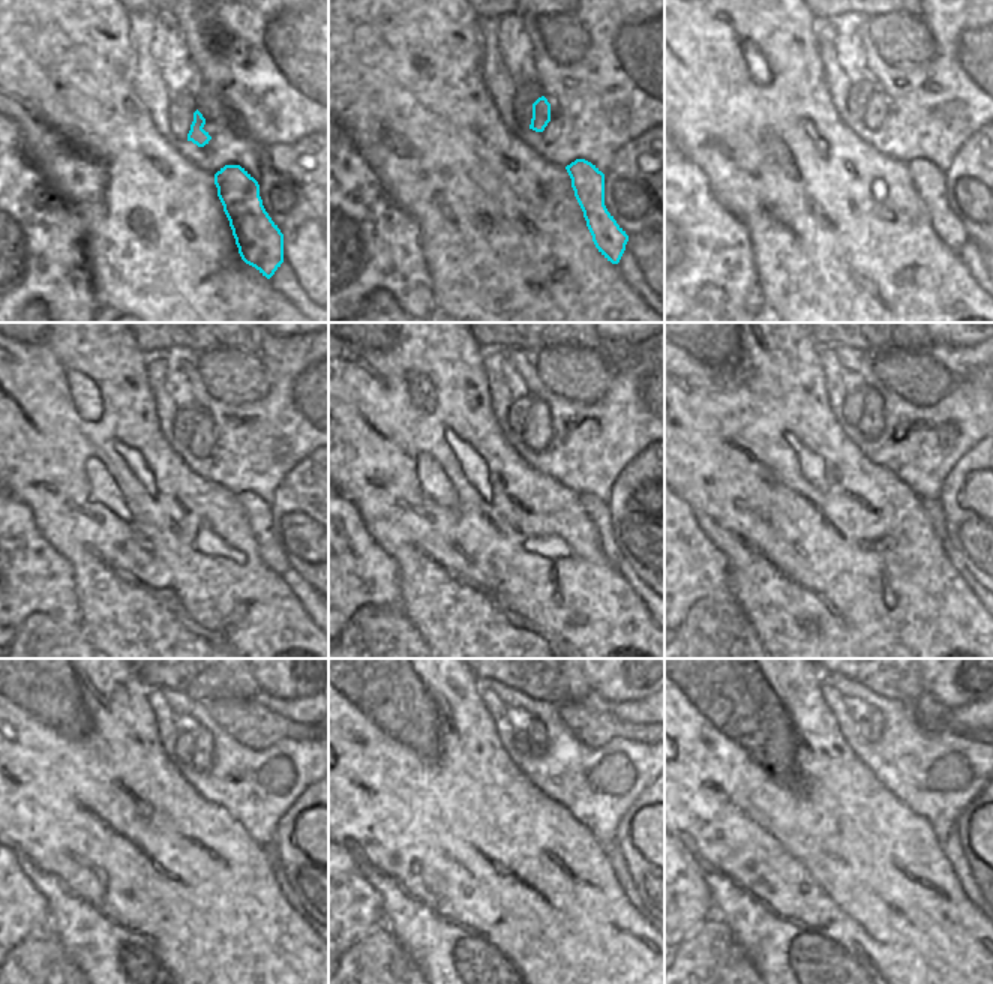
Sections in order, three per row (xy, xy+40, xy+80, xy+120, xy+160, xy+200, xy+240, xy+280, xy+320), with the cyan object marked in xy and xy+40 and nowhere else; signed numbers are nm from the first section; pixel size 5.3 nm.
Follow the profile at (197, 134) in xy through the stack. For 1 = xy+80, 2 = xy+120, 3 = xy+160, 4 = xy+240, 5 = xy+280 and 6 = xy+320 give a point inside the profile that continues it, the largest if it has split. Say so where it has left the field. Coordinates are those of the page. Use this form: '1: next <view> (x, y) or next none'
1: next xy+80 (875, 113)
2: next xy+120 (203, 438)
3: next xy+160 (537, 428)
4: next xy+240 (201, 755)
5: next xy+280 (537, 735)
6: next xy+320 (870, 729)

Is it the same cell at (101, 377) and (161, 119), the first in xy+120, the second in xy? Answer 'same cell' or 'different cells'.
different cells

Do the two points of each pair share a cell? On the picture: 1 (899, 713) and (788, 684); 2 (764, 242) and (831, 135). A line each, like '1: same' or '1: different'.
1: different
2: same

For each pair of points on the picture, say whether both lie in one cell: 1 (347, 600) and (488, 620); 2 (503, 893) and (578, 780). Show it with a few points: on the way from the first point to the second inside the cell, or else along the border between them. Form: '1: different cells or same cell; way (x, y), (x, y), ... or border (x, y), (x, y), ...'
1: different cells; border (396, 573), (401, 608)
2: different cells; border (533, 783), (564, 806), (587, 828)

